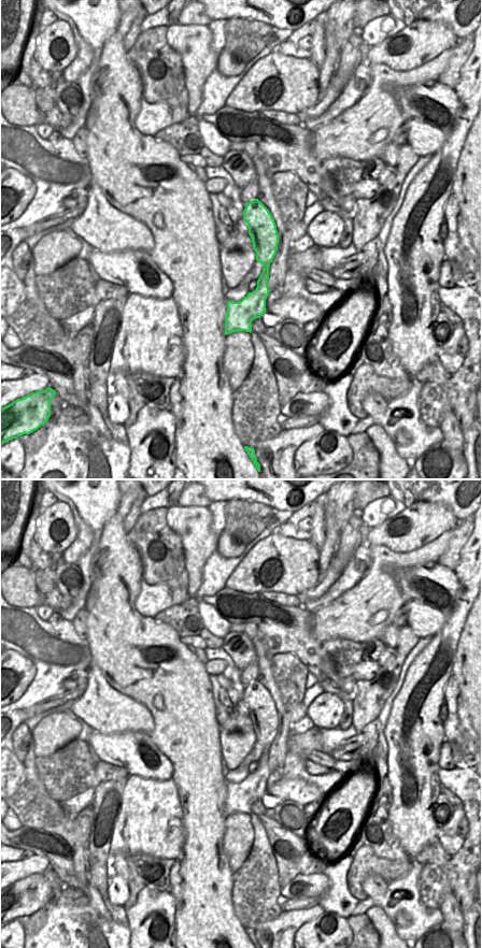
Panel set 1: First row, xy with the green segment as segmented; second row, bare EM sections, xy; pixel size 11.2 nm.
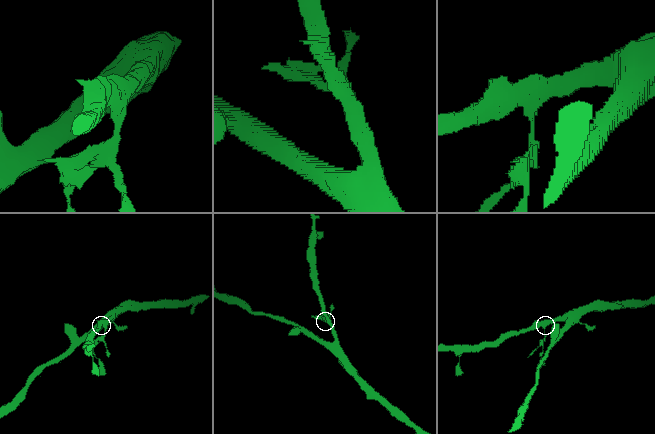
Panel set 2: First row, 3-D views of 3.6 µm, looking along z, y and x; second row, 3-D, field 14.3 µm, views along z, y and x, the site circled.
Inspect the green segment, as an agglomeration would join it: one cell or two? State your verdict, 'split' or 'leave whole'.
split

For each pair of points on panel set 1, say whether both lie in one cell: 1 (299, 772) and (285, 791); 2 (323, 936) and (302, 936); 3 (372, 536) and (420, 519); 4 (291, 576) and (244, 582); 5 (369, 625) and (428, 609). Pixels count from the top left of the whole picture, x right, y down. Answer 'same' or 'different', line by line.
1: different
2: same
3: same
4: same
5: different

